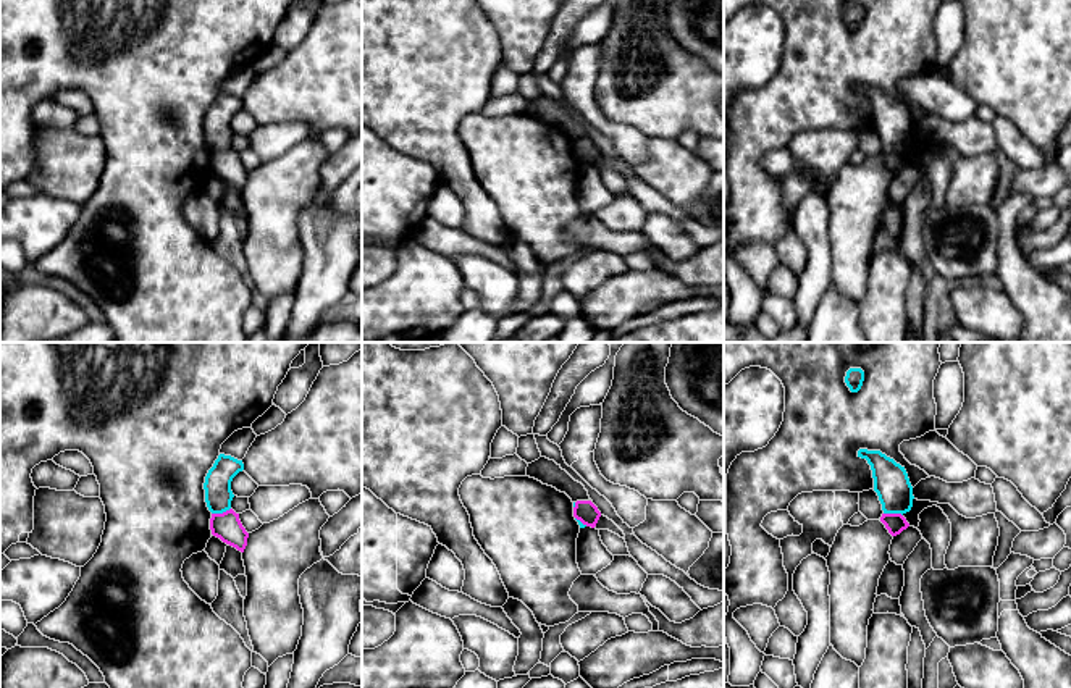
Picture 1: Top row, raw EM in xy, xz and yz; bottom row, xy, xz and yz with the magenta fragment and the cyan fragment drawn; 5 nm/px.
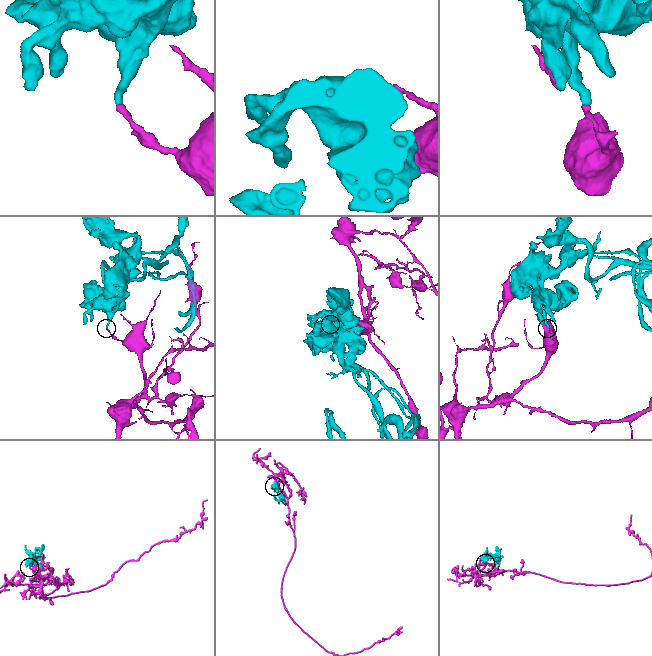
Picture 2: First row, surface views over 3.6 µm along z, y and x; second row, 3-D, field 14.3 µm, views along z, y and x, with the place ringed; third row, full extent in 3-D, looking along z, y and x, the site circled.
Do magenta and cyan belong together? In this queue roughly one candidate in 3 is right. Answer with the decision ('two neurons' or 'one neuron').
two neurons

